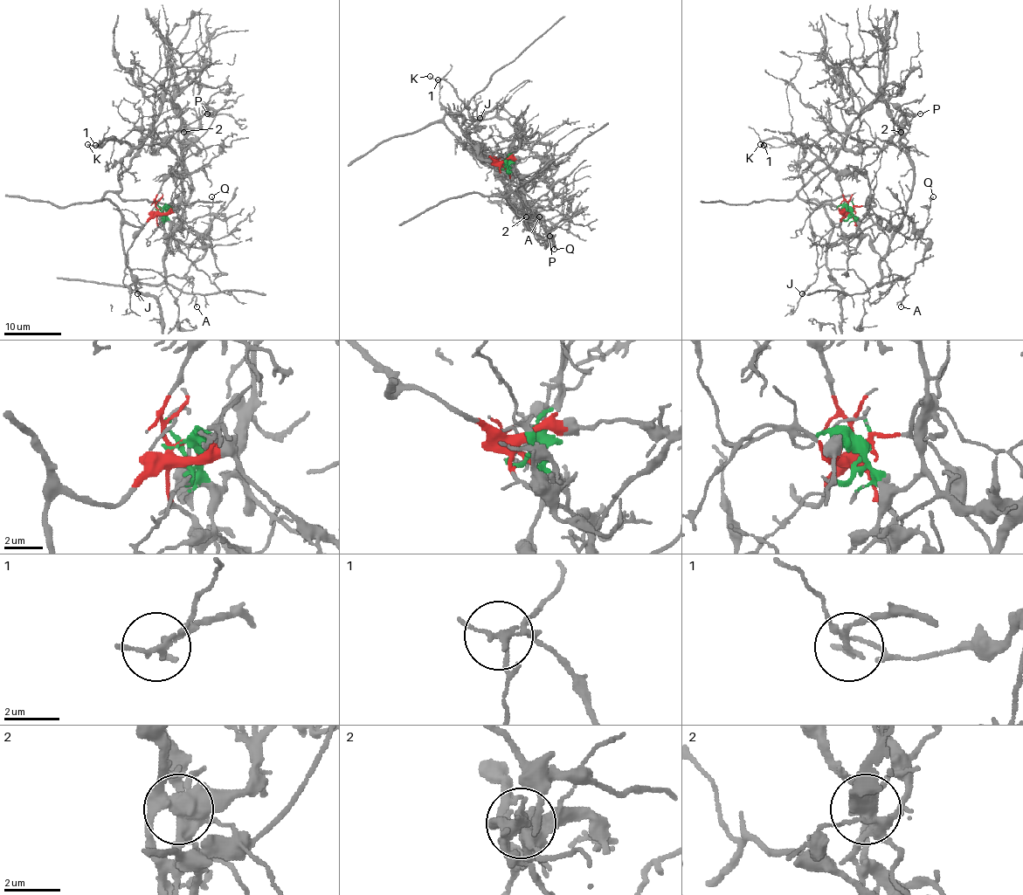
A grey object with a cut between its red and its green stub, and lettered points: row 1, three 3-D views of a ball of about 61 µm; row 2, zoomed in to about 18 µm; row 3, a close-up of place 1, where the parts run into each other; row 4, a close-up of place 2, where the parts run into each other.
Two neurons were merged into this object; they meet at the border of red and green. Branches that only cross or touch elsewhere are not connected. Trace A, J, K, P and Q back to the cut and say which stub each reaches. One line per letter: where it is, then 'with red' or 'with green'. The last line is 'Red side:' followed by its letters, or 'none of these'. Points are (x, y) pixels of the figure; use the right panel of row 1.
A: at (901, 306); with green
J: at (802, 293); with red
K: at (760, 144); with red
P: at (920, 113); with green
Q: at (933, 196); with green
Red side: J, K

